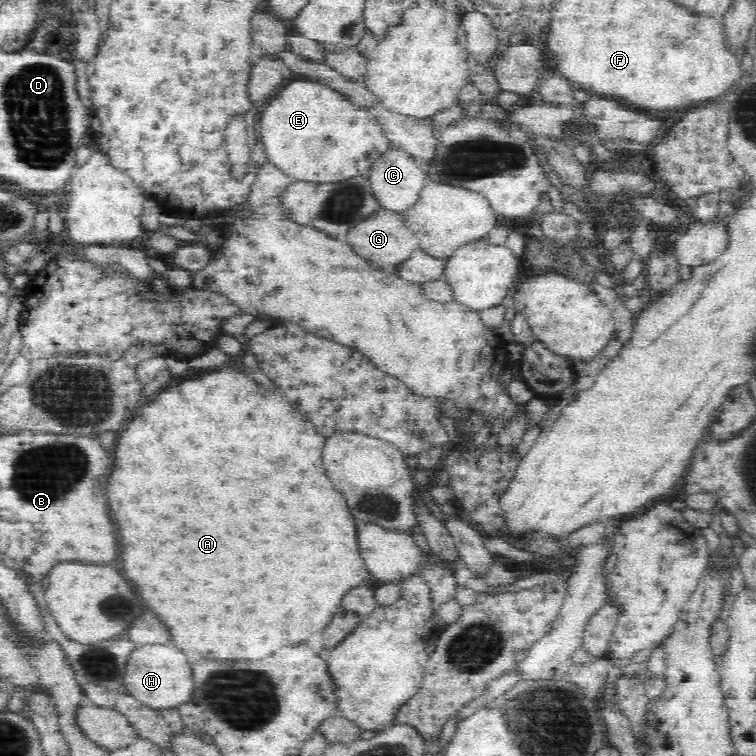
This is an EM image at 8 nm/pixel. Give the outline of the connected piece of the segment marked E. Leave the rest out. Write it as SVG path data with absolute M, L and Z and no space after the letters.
M291 78L290 80L294 82L285 82L286 86L278 92L278 96L274 96L268 102L268 106L262 112L260 126L258 126L258 134L262 136L270 162L276 164L284 174L290 174L304 182L344 180L344 178L366 174L372 160L390 148L388 140L382 136L382 130L378 128L370 112L360 110L358 106L348 102L342 94L328 88L326 84L306 82L307 78L304 80Z

